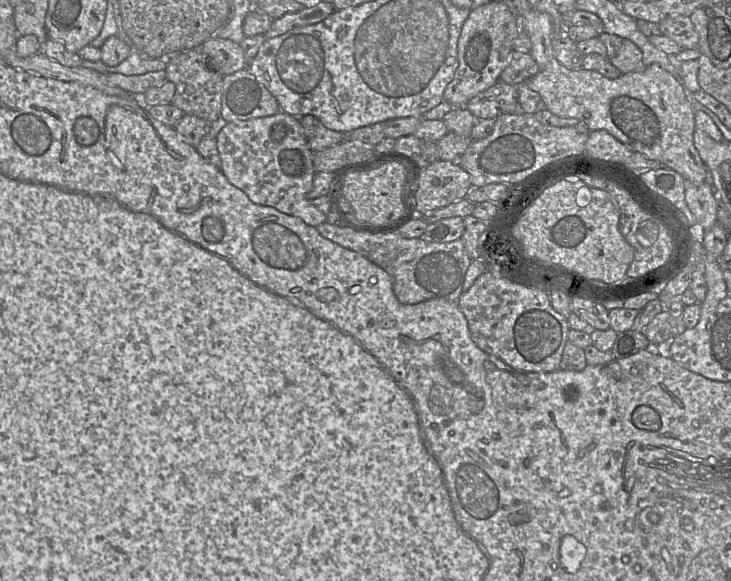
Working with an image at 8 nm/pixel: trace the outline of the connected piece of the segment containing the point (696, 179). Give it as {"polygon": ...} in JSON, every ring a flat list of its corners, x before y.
{"polygon":[[553,58,543,69,540,69,534,76,524,81,526,85,533,91,539,93,542,101,546,105,546,109,552,114,562,118,575,118,583,123,589,131,606,130,613,135,617,140,626,145,629,149,635,152,639,152,647,158,661,163,664,167,670,168,678,172,684,179,693,182,694,184,701,184,707,181,707,168,703,163,693,140,693,134,696,129,694,120,694,109,691,102,685,94,685,90,681,81,670,72,663,69,658,64,651,64,647,66,641,72,630,72,621,74,616,79,609,79,601,75,597,71,585,70,579,68,576,70,570,70,558,62,556,58]]}

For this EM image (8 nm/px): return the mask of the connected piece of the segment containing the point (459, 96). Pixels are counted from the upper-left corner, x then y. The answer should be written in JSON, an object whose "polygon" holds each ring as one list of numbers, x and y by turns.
{"polygon":[[489,1,470,10,458,40,458,67,447,85,443,100,453,107,464,107,472,98,494,85,507,67,513,42,521,30,521,16,516,18,504,1]]}

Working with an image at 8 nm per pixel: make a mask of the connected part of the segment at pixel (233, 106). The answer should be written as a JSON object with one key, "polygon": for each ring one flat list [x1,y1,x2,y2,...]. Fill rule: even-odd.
{"polygon":[[247,67,223,76,221,117,226,122,271,116,279,111,277,100]]}

